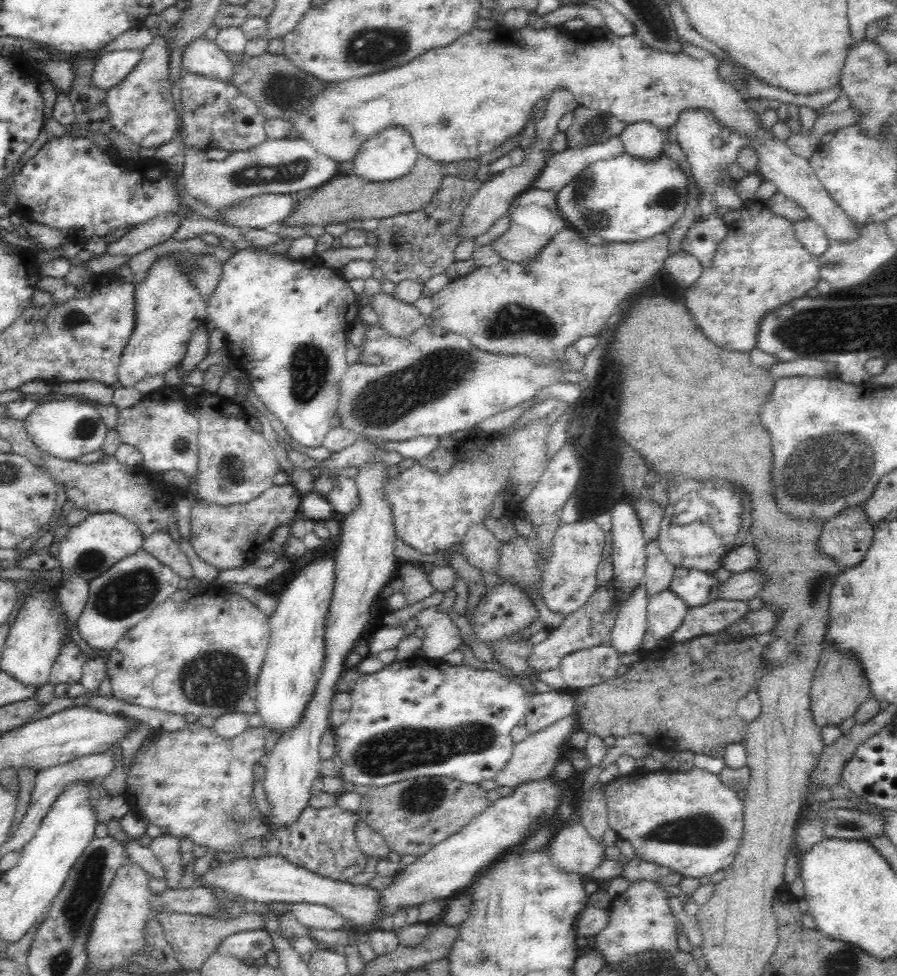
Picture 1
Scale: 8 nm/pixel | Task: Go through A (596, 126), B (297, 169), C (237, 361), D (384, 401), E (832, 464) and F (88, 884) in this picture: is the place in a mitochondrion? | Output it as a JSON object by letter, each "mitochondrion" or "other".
{"A":"mitochondrion","B":"mitochondrion","C":"other","D":"mitochondrion","E":"mitochondrion","F":"mitochondrion"}

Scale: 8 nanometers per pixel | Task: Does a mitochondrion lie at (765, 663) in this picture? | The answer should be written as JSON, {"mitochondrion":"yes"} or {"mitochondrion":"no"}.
{"mitochondrion":"no"}

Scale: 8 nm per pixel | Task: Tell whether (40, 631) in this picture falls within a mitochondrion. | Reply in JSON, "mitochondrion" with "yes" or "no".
{"mitochondrion":"no"}

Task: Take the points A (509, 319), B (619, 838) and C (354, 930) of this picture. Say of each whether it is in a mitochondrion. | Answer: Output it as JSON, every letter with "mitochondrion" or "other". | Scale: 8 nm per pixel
{"A":"mitochondrion","B":"other","C":"other"}

